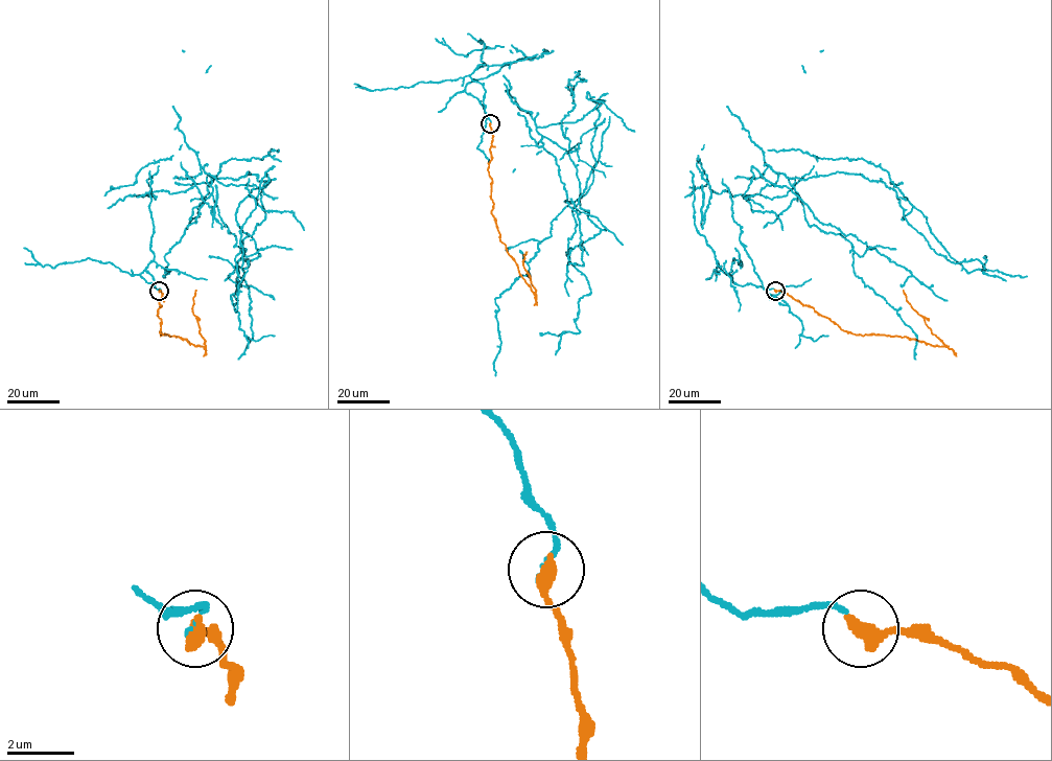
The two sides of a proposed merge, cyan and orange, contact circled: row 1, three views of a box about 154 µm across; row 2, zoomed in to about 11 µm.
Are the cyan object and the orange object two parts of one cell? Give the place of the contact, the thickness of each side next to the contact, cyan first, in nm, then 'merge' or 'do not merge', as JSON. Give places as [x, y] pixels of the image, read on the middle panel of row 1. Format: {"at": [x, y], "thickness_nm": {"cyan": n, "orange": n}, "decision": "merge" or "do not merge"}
{"at": [490, 123], "thickness_nm": {"cyan": 100, "orange": 480}, "decision": "do not merge"}

